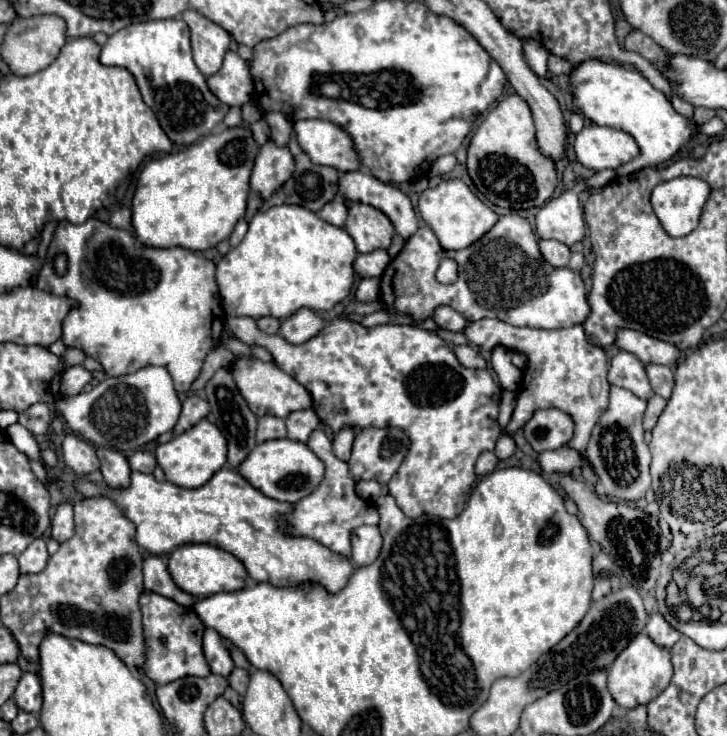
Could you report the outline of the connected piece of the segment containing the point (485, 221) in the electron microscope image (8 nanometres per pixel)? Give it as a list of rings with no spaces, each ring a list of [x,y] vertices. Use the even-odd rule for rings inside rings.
[[[443,180],[437,188],[427,188],[419,196],[419,214],[425,224],[433,228],[445,250],[463,250],[471,246],[499,220],[499,216],[487,204],[483,204],[463,180]]]

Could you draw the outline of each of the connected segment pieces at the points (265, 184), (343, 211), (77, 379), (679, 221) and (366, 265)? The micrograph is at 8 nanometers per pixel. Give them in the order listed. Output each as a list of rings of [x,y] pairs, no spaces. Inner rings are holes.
[[[273,140],[259,148],[251,172],[251,192],[269,198],[295,170],[295,158],[287,146],[277,146]]]
[[[335,198],[335,200],[331,200],[331,204],[325,204],[323,210],[317,212],[317,216],[333,226],[343,228],[345,218],[347,218],[347,206],[345,206],[343,198]]]
[[[71,366],[61,376],[61,394],[75,396],[85,388],[85,384],[89,384],[89,380],[91,380],[89,370],[85,370],[83,366]]]
[[[675,178],[655,186],[653,212],[669,236],[687,236],[697,228],[705,206],[705,182],[699,178]]]
[[[375,250],[369,254],[359,254],[355,258],[353,270],[355,274],[359,274],[361,278],[379,278],[383,274],[383,270],[389,264],[389,254],[385,250]]]

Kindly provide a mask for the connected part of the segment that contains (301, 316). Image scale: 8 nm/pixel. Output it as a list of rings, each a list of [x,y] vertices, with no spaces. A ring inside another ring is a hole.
[[[301,308],[299,312],[295,312],[293,316],[289,316],[281,322],[279,334],[291,344],[303,344],[303,342],[311,340],[313,336],[317,336],[321,332],[323,324],[325,322],[317,312],[313,312],[309,308]]]

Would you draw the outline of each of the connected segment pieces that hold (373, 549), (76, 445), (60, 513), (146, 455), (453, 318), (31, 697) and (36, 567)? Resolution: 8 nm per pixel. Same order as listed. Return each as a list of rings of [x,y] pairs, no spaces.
[[[359,526],[351,534],[351,546],[353,546],[353,564],[355,566],[367,566],[371,564],[381,548],[381,534],[377,526]]]
[[[67,434],[63,440],[63,460],[77,476],[85,476],[99,470],[95,446],[77,438],[75,434]]]
[[[59,504],[57,514],[51,522],[51,530],[53,530],[53,538],[57,542],[65,542],[73,536],[75,524],[73,524],[73,506],[71,504]]]
[[[137,450],[129,456],[129,466],[137,472],[143,472],[143,474],[151,474],[155,464],[157,464],[155,456],[151,452],[145,452],[145,450]]]
[[[439,306],[435,310],[433,320],[439,324],[439,328],[443,328],[447,332],[455,332],[455,334],[463,332],[463,328],[467,326],[467,320],[459,312],[455,312],[453,308],[449,308],[449,306]]]
[[[25,672],[15,688],[15,694],[13,694],[13,700],[15,704],[25,710],[25,712],[33,712],[37,714],[41,710],[41,704],[43,704],[43,696],[41,696],[41,682],[37,678],[37,674],[31,674],[31,672]]]
[[[33,540],[27,550],[19,556],[19,570],[21,574],[37,574],[47,566],[49,554],[47,554],[47,546],[45,540]]]

